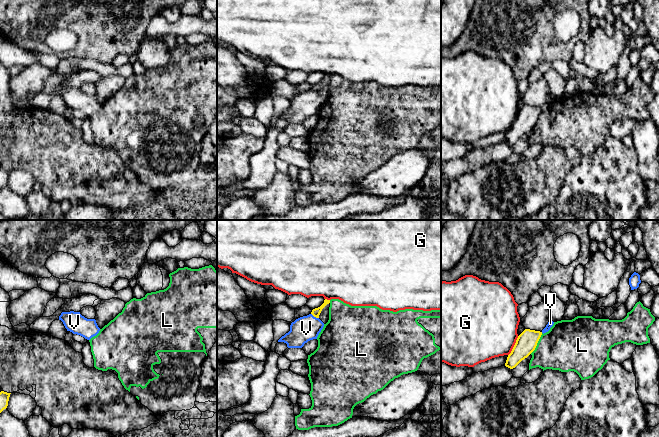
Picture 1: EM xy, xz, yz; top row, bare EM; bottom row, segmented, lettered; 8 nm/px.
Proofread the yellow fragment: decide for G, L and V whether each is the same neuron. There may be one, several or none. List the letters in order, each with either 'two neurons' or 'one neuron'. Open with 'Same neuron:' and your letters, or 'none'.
Same neuron: V
G: two neurons
L: two neurons
V: one neuron

